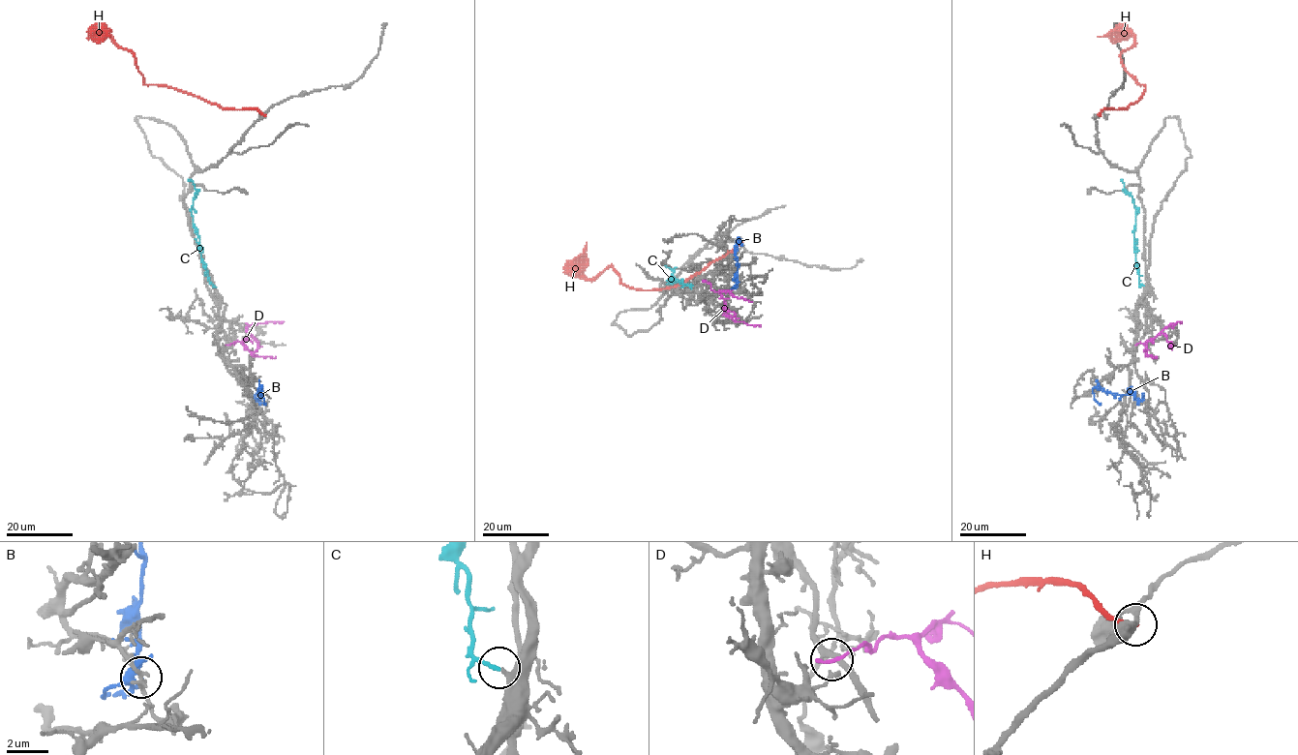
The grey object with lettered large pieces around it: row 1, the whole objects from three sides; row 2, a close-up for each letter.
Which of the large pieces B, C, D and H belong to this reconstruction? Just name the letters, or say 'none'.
C

